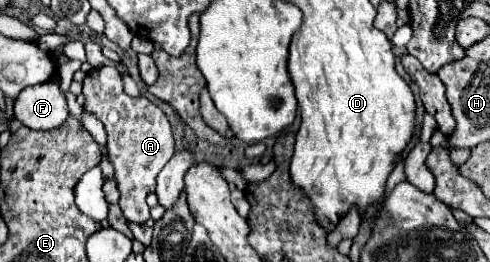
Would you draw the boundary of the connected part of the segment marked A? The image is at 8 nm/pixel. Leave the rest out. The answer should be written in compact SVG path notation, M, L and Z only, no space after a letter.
M115 67L91 69L83 81L85 109L93 113L105 127L109 161L115 165L115 181L119 187L119 207L129 221L145 223L149 205L145 197L155 191L155 177L175 153L171 125L165 113L147 97L129 97L123 91L123 81Z

